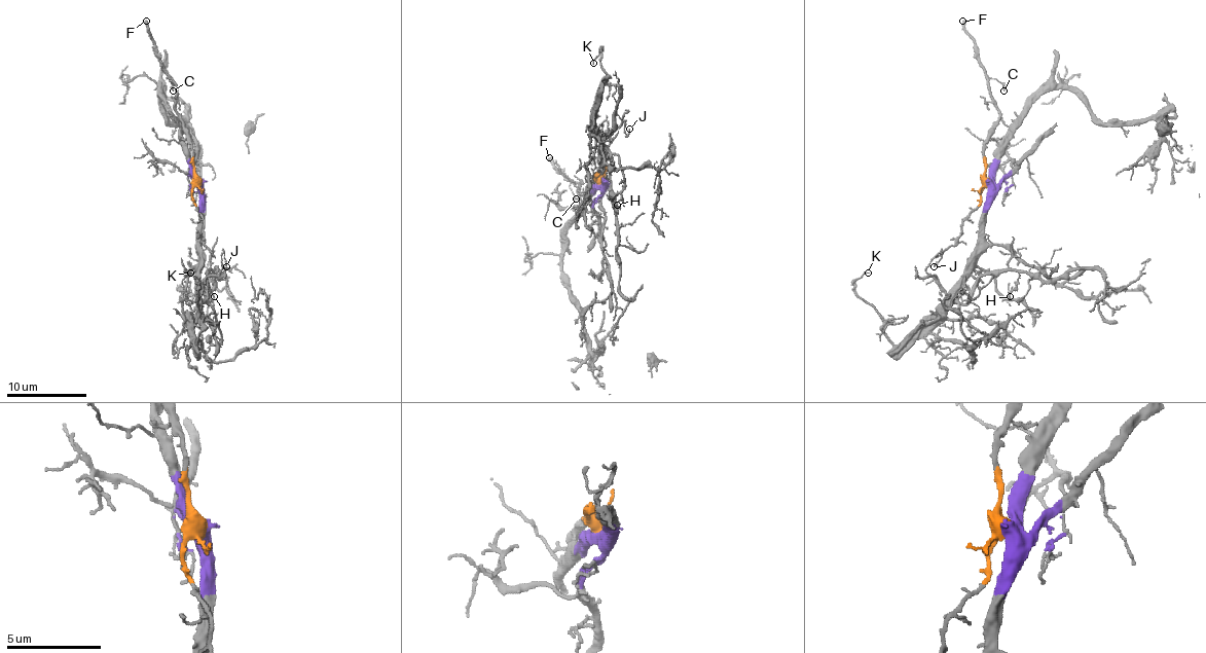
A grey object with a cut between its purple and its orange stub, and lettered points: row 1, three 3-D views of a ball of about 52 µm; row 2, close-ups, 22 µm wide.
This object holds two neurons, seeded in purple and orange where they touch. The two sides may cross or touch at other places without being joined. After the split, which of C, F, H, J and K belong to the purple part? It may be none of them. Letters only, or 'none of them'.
H, J, K

